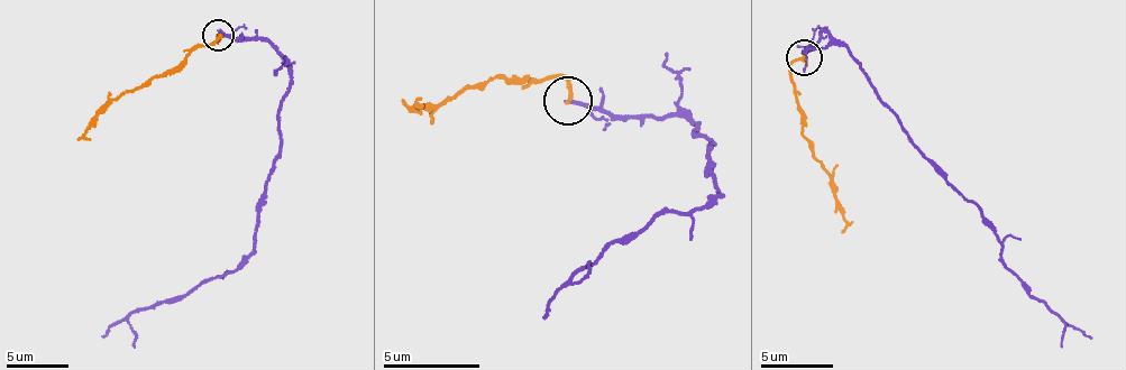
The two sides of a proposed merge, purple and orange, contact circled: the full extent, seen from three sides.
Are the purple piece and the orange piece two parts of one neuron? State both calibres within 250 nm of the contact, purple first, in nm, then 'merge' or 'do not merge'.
200/220 nm | do not merge

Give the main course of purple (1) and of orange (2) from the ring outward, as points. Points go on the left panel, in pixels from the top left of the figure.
1: (220, 36), (268, 40), (290, 73), (280, 104), (280, 151), (252, 251), (234, 270), (140, 308), (101, 335)
2: (218, 35), (217, 39), (191, 51), (173, 68), (115, 96), (76, 139)

